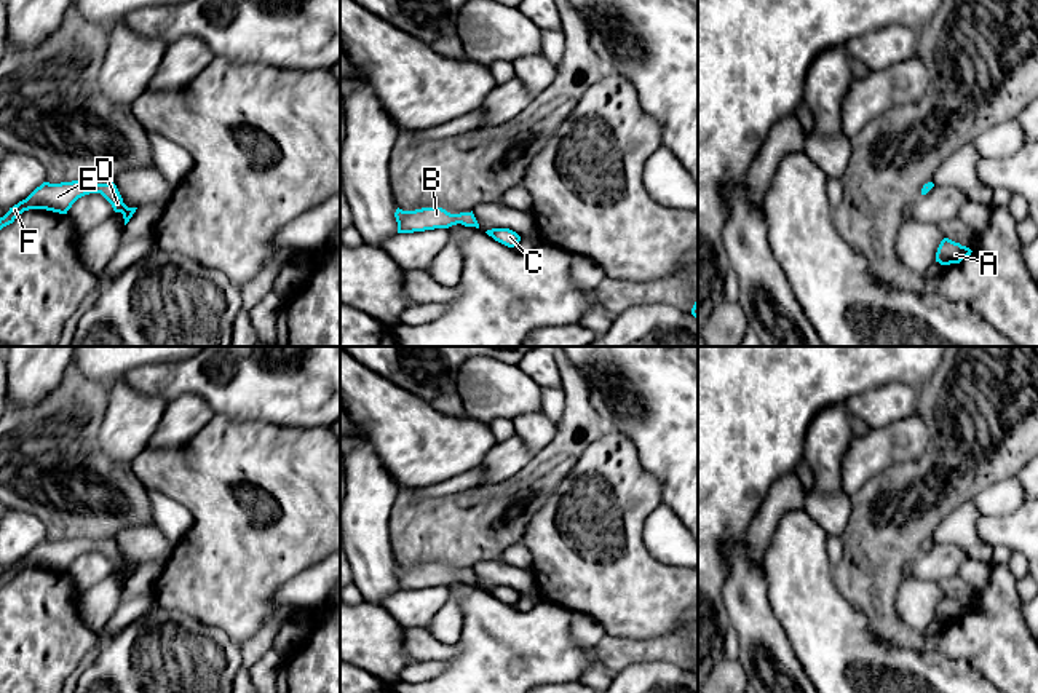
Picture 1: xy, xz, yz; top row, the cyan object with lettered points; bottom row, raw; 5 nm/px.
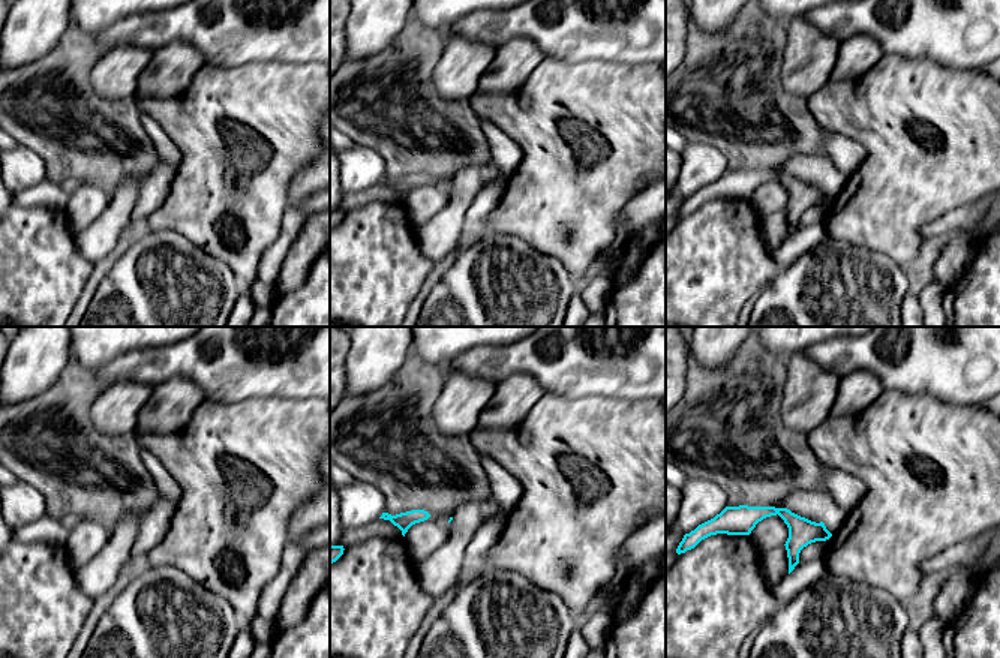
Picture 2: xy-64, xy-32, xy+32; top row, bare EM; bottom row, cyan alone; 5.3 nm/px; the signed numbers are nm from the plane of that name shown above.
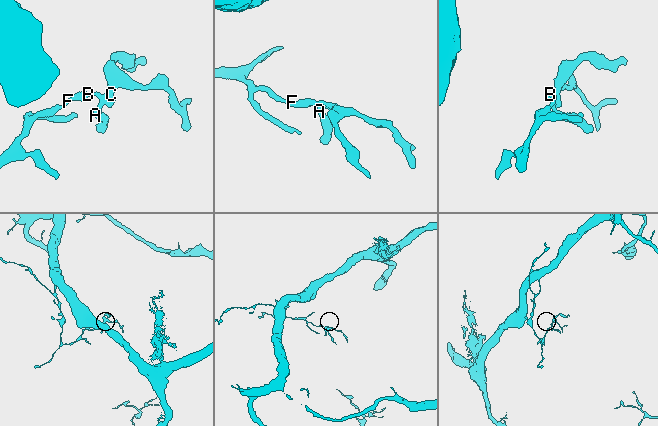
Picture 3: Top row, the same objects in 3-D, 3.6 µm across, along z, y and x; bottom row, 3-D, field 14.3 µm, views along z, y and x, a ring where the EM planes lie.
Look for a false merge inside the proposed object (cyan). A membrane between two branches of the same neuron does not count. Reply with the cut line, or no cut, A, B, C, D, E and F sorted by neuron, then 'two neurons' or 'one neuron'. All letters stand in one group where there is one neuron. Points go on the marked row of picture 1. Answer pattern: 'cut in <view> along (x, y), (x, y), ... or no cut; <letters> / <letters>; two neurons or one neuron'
no cut; A B C D E F; one neuron

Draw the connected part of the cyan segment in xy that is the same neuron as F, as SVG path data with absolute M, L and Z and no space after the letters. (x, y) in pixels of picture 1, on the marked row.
M72 180L61 184L43 182L26 200L19 201L0 217L0 230L14 222L14 219L29 209L46 209L59 214L67 214L72 204L89 193L101 193L113 208L121 212L125 225L129 222L137 208L128 208L113 182L91 184L86 180Z

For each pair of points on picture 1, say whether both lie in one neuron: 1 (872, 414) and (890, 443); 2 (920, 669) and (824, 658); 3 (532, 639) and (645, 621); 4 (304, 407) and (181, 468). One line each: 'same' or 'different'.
1: different
2: same
3: different
4: different

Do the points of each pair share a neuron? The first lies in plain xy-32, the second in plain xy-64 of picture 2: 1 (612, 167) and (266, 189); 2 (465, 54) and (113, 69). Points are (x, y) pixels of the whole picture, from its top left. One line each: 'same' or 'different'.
1: same
2: same

